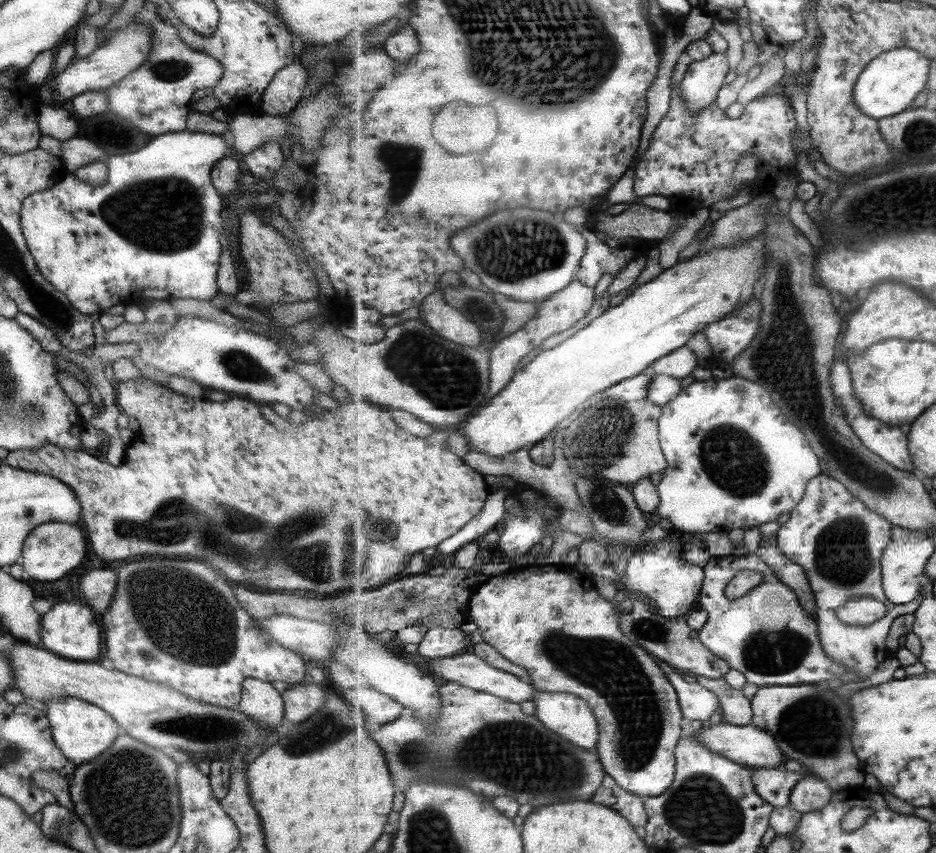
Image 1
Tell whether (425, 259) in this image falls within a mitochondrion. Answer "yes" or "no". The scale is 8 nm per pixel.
no

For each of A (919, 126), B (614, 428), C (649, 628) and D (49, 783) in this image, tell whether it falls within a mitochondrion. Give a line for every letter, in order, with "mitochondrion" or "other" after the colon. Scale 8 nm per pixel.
A: mitochondrion
B: mitochondrion
C: mitochondrion
D: other

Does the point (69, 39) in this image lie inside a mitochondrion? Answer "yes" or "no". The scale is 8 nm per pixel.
no

